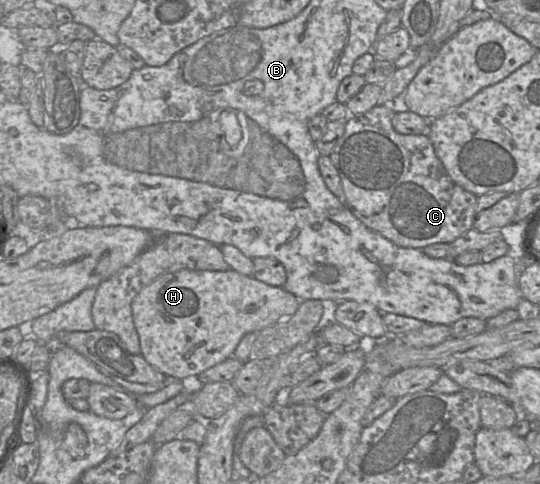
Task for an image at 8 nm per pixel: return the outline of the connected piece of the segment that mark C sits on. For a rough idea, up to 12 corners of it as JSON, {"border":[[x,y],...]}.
{"border":[[383,104],[330,154],[345,205],[399,247],[452,243],[478,196]]}

